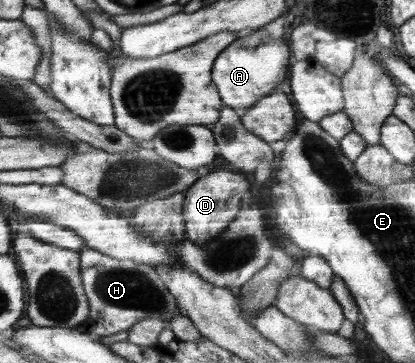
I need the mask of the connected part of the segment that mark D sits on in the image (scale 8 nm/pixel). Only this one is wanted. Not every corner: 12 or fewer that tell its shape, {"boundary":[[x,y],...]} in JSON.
{"boundary":[[210,168],[184,191],[186,239],[207,247],[249,194],[243,173]]}

